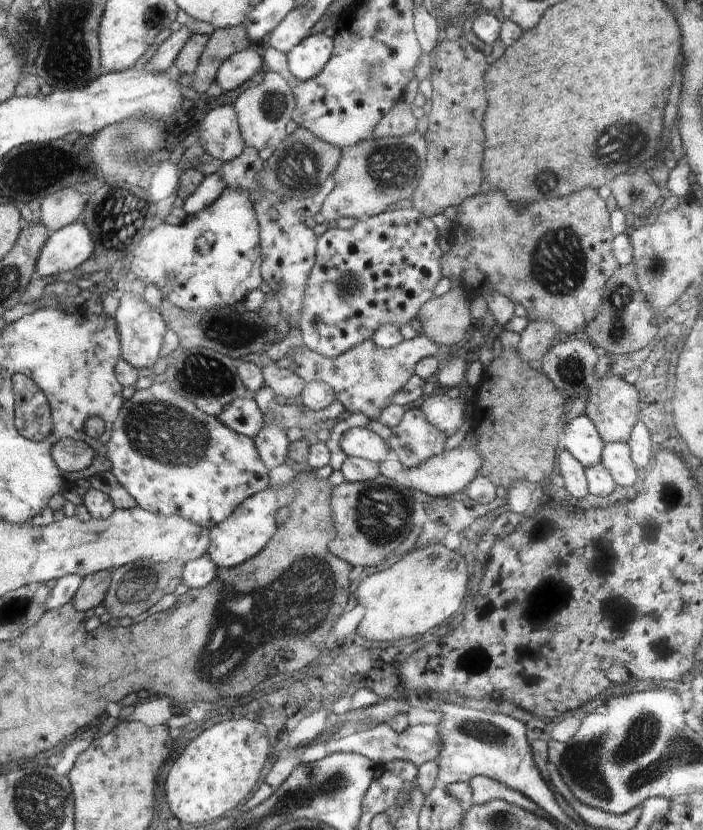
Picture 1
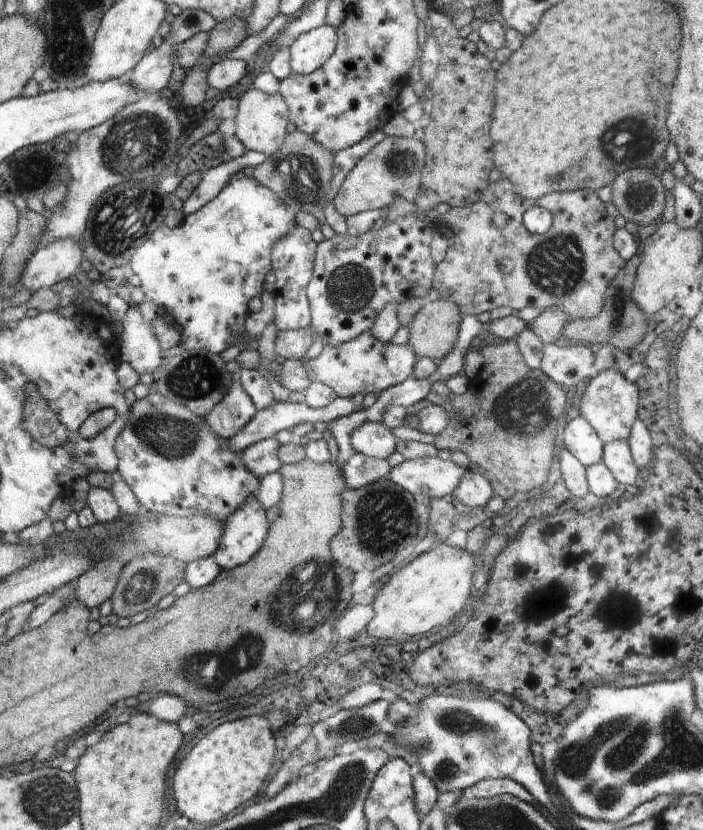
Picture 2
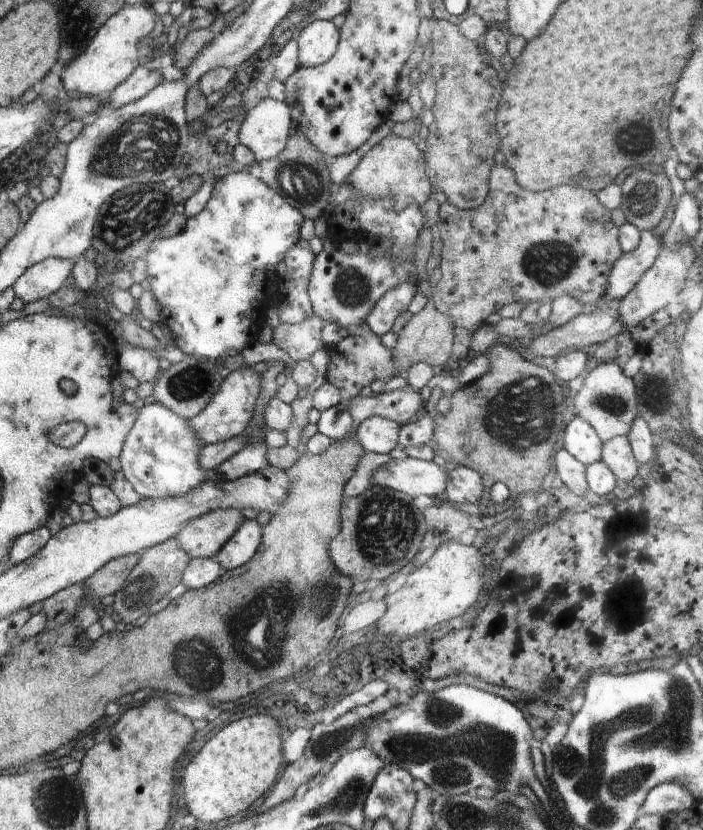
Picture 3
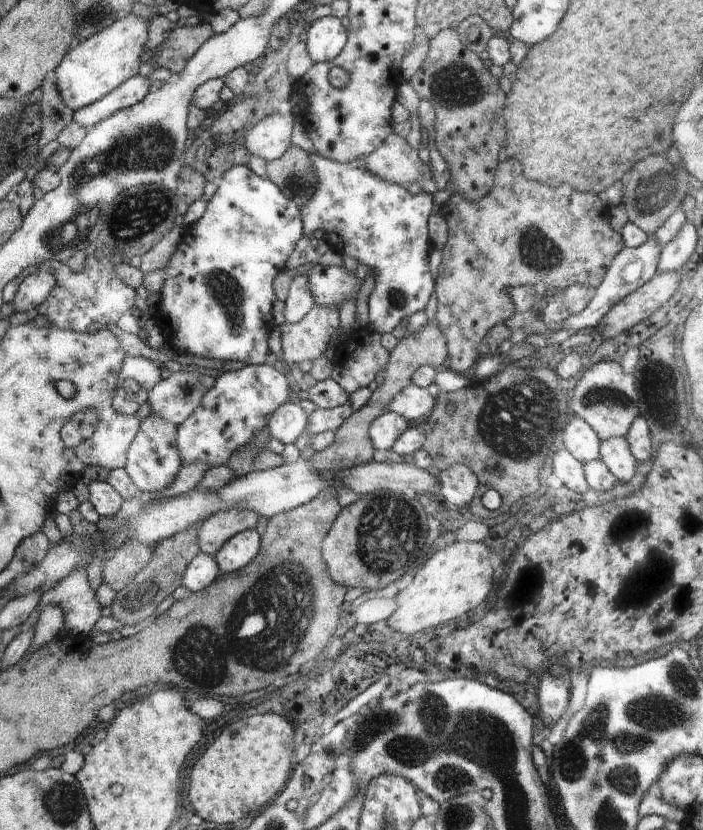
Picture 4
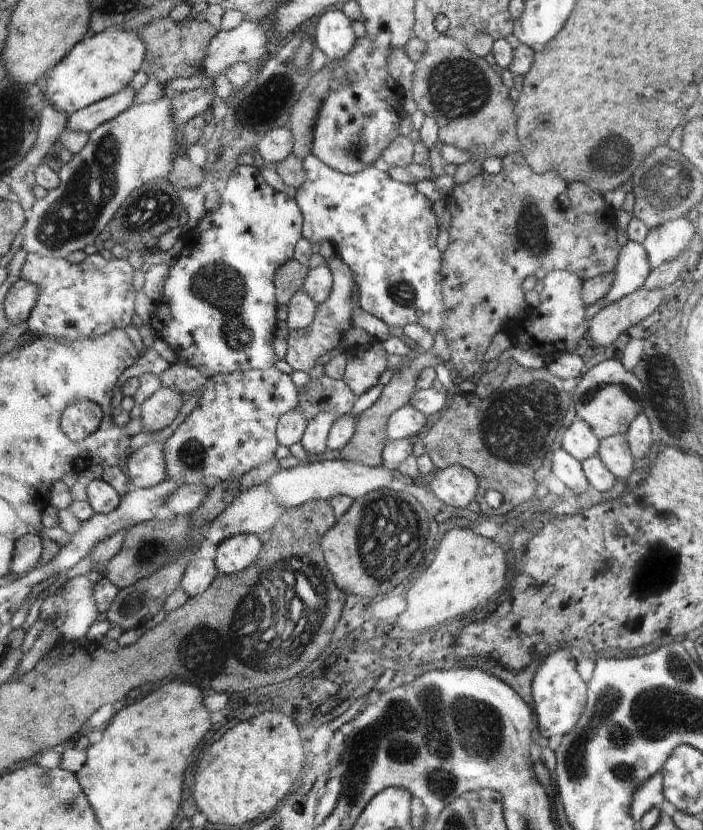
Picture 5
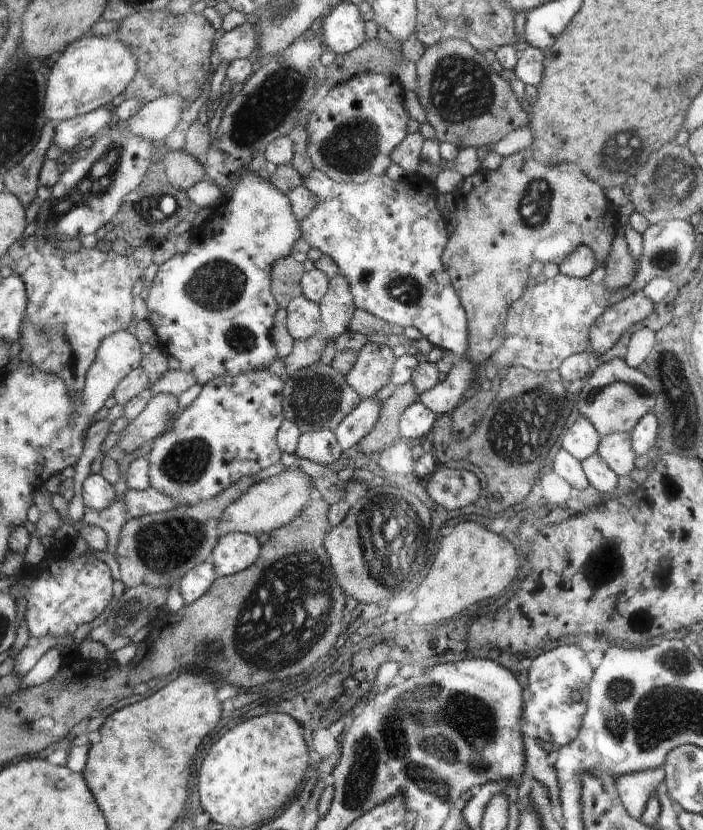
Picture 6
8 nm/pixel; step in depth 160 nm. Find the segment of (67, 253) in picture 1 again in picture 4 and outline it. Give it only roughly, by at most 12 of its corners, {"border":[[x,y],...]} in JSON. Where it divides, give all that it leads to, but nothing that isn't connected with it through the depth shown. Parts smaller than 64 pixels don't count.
{"border":[[39,269],[15,293],[15,312],[37,308],[50,296],[57,278]]}

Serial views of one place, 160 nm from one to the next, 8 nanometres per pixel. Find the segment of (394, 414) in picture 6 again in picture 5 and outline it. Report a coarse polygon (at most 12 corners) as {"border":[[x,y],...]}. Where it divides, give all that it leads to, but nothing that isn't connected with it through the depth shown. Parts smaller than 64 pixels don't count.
{"border":[[432,348],[383,386],[358,415],[342,449],[347,461],[380,467],[390,415],[409,404],[418,368],[440,362]]}

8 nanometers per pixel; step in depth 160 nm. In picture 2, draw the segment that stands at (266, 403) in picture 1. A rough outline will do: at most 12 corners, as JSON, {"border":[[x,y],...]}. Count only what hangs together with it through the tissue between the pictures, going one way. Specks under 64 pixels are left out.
{"border":[[336,397],[313,409],[276,401],[228,441],[241,453],[300,423],[330,422],[355,411],[353,399]]}

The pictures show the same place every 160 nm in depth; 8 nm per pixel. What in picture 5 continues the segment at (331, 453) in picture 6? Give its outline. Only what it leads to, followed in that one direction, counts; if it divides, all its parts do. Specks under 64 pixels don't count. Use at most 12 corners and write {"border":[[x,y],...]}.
{"border":[[322,411],[308,420],[300,444],[309,455],[328,450],[338,414]]}

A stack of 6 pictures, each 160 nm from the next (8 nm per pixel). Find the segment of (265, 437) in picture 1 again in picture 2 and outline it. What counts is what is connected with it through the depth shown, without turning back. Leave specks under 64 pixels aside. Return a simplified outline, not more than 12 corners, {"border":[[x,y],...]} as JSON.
{"border":[[276,437],[241,452],[246,468],[261,479],[279,472]]}

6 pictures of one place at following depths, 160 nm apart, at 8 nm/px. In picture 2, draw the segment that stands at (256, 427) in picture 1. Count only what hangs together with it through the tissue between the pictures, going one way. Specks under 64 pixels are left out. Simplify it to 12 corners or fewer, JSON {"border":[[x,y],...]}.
{"border":[[236,376],[204,417],[229,440],[257,414]]}

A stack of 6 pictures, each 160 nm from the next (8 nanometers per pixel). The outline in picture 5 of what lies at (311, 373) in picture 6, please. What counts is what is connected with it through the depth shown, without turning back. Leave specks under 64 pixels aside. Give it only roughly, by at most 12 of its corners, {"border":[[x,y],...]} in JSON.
{"border":[[325,374],[298,387],[297,411],[348,415],[357,397]]}

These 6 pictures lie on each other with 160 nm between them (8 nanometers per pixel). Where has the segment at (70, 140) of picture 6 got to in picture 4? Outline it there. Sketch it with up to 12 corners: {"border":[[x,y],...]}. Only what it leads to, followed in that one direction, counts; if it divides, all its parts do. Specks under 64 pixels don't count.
{"border":[[129,78],[73,120],[87,130],[140,102],[150,78]]}

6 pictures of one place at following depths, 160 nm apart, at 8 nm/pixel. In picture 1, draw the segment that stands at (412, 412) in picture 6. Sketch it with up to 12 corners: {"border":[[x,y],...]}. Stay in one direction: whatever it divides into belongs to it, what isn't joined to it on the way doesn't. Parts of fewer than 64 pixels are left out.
{"border":[[368,427],[344,431],[338,448],[377,463],[392,455]]}

